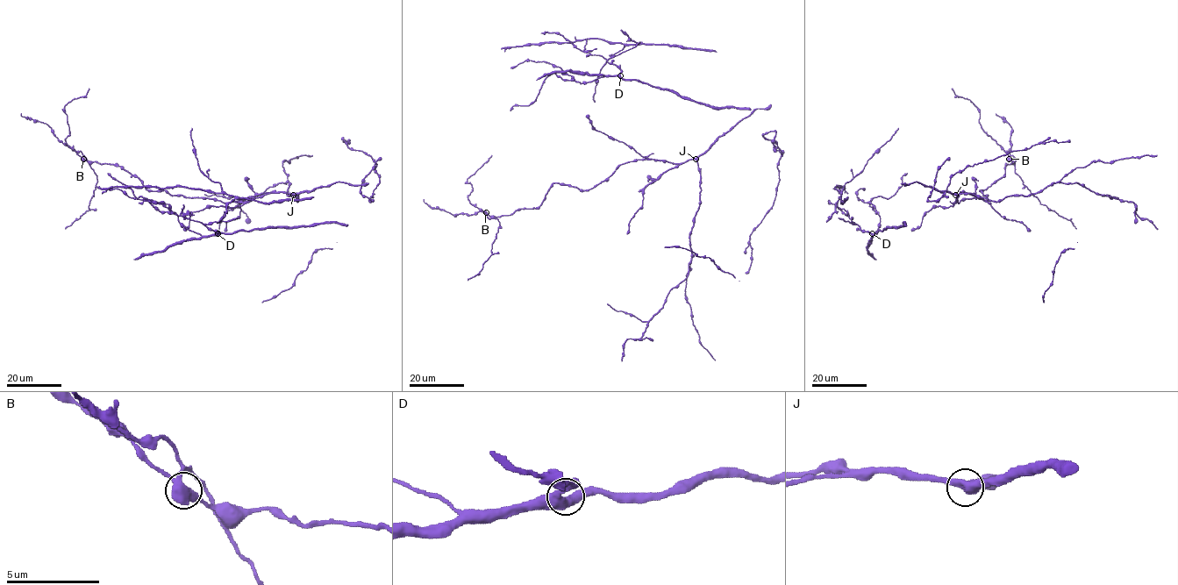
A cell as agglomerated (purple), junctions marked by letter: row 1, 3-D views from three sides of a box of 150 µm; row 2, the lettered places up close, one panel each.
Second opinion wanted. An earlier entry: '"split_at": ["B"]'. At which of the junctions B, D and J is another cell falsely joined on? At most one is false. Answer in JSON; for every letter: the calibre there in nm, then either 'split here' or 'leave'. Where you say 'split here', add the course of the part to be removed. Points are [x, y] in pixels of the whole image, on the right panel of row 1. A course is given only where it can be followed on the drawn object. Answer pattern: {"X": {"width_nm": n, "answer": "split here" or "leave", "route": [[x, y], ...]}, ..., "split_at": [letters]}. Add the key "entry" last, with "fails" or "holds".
{"B": {"width_nm": 500, "answer": "split here", "route": [[1009, 159], [1010, 156], [1015, 159], [1015, 172], [1041, 203], [1069, 220], [1076, 229]]}, "D": {"width_nm": 440, "answer": "leave"}, "J": {"width_nm": 480, "answer": "leave"}, "split_at": ["B"], "entry": "holds"}

